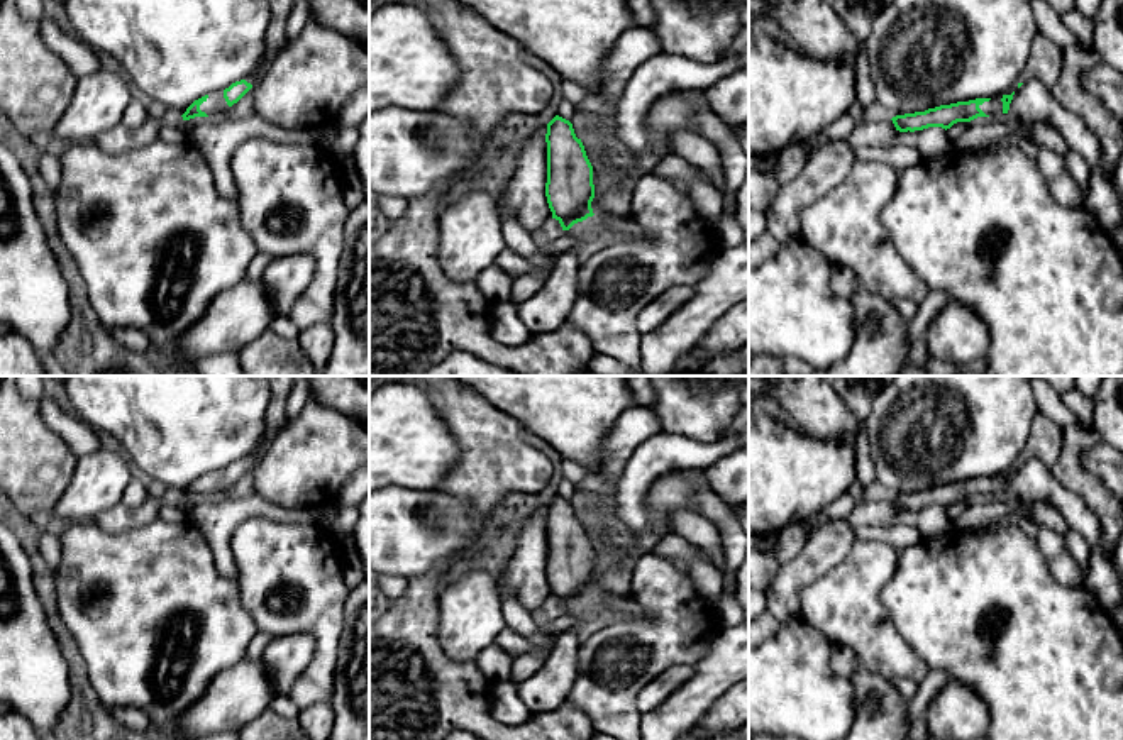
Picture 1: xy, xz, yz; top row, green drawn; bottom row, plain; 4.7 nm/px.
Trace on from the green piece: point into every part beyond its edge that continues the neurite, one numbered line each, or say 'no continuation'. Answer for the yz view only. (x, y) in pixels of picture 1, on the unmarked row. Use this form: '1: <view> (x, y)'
1: yz (993, 486)

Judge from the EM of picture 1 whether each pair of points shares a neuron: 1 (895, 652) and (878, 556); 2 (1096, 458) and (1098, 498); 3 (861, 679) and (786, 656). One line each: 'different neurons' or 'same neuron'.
1: same neuron
2: different neurons
3: different neurons

